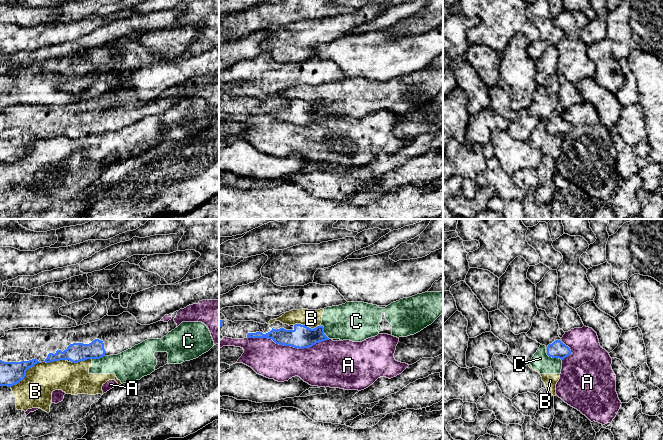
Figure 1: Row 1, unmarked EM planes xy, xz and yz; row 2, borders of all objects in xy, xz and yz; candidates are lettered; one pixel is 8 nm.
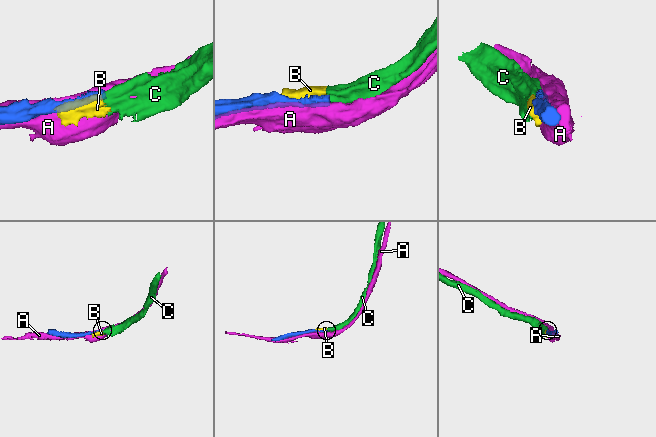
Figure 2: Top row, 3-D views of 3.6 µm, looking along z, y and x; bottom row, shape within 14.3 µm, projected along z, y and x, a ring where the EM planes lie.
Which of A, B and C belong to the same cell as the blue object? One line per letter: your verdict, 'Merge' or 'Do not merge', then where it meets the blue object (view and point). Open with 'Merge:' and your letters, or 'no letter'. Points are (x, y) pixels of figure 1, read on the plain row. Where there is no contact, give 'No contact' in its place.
Merge: no letter
A: Do not merge. Touches blue at xz (288, 121)
B: Do not merge. Touches blue at xy (25, 149)
C: Do not merge. Touches blue at yz (554, 133)

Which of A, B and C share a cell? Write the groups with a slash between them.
A / B C

